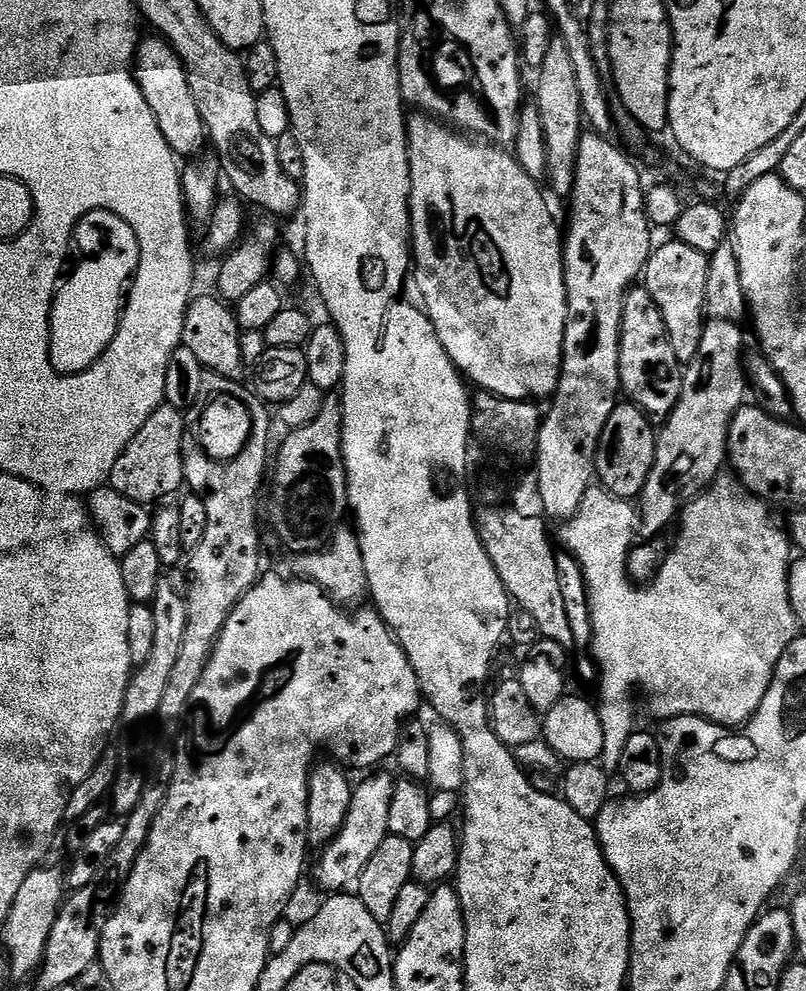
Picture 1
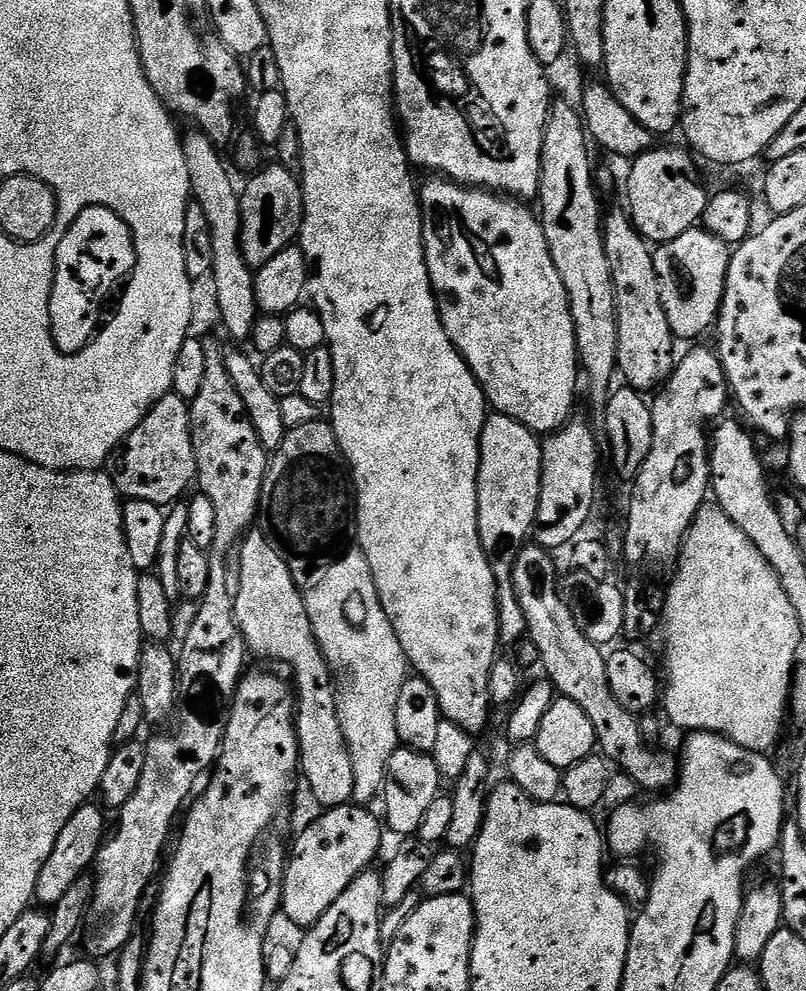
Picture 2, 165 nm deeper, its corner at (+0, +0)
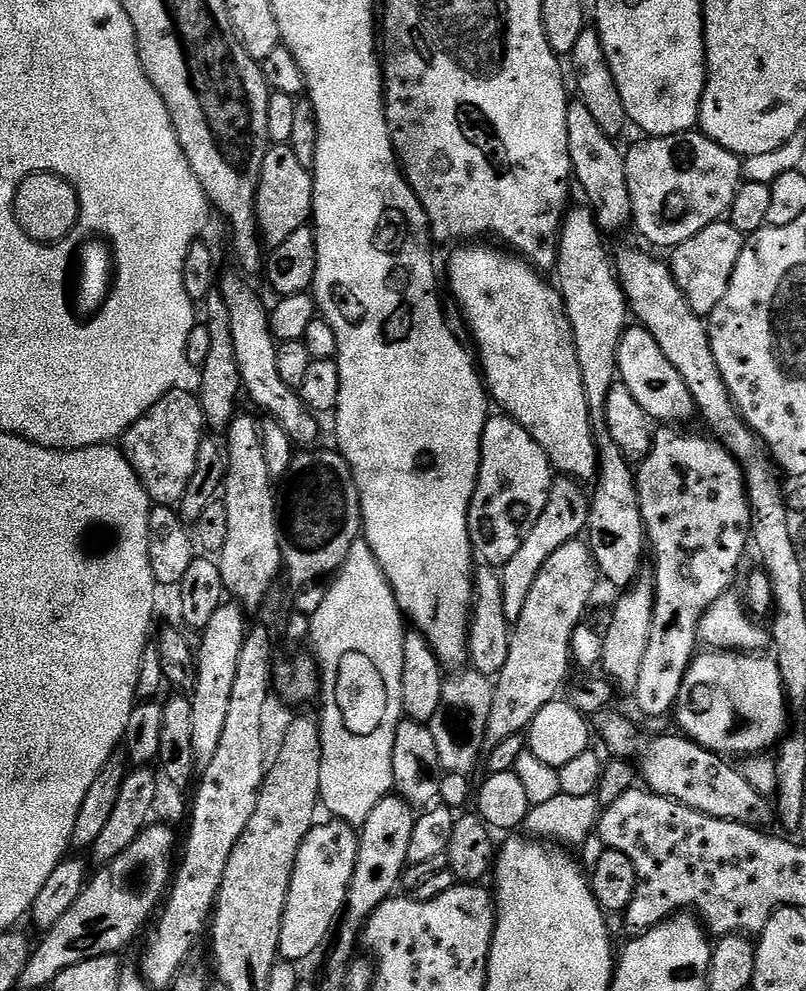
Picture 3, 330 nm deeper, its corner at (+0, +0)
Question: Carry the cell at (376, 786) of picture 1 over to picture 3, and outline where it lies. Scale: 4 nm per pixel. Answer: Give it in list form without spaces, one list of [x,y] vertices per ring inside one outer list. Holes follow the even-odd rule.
[[[320,822],[308,831],[306,838],[302,842],[302,846],[298,850],[298,858],[294,862],[294,874],[290,878],[290,890],[288,891],[288,897],[286,898],[286,910],[282,914],[282,930],[280,931],[280,950],[278,956],[279,959],[284,962],[301,962],[300,960],[310,959],[311,956],[327,942],[328,935],[330,935],[331,932],[333,935],[334,929],[337,927],[338,921],[341,919],[342,913],[345,911],[348,903],[348,887],[352,881],[354,866],[356,865],[356,859],[358,858],[358,846],[360,845],[358,832],[357,829],[354,829],[349,824],[345,824],[343,822],[328,823],[332,824],[323,824],[323,822]]]

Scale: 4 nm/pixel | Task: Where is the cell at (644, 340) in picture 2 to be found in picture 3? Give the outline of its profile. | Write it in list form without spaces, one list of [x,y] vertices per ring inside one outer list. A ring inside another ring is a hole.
[[[579,102],[568,105],[566,114],[566,130],[568,131],[568,145],[570,146],[570,162],[575,183],[580,184],[584,191],[587,207],[592,210],[592,217],[600,227],[601,233],[616,232],[633,223],[632,203],[630,202],[630,186],[626,182],[625,153],[613,137],[598,127],[594,117],[586,106]]]

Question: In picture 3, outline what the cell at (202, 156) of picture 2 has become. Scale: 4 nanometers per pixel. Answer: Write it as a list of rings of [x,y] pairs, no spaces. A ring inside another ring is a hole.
[[[234,272],[224,273],[218,282],[218,290],[226,302],[230,315],[230,330],[233,331],[234,354],[238,361],[238,370],[241,387],[245,395],[273,420],[277,421],[292,439],[293,445],[300,450],[308,450],[320,434],[319,420],[301,402],[297,391],[286,386],[278,375],[277,341],[274,340],[269,330],[268,313],[266,304],[260,300],[253,286],[243,275]]]

